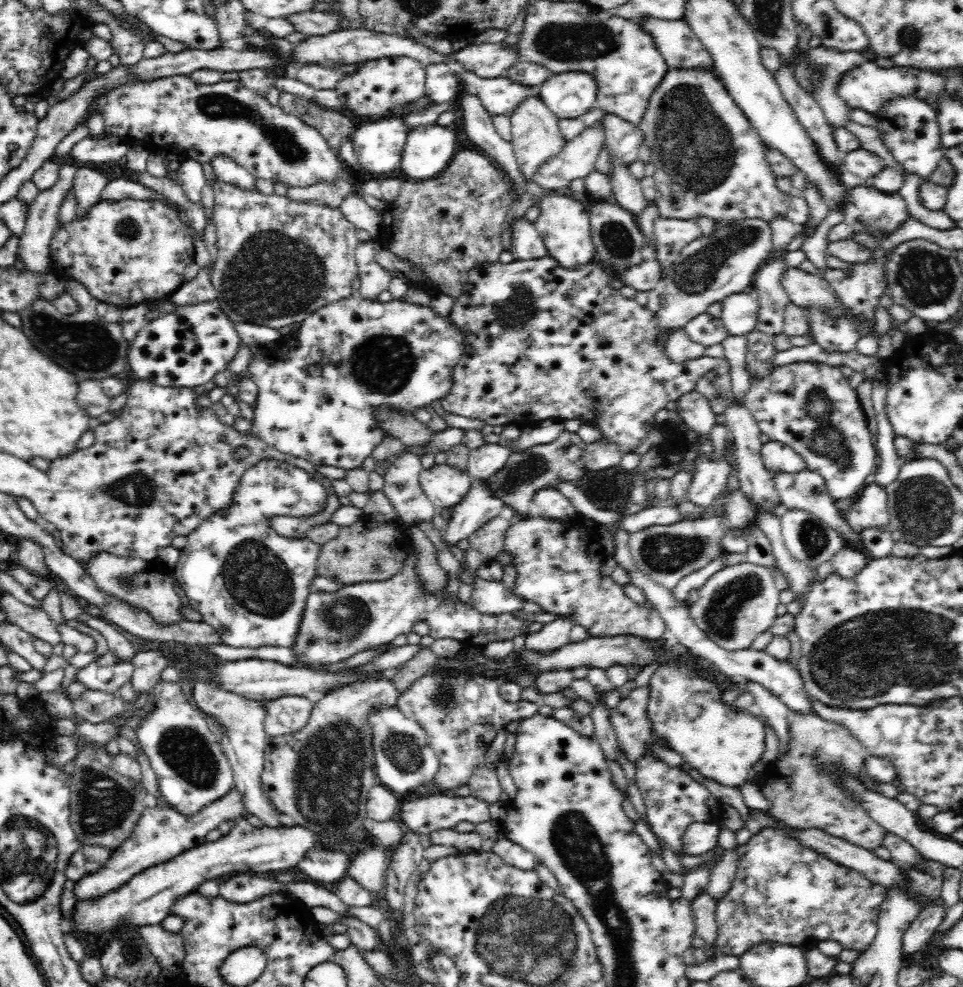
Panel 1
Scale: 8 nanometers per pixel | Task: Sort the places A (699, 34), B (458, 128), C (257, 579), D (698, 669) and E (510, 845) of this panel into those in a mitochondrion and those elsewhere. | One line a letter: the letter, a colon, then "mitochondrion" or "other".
A: other
B: other
C: mitochondrion
D: other
E: other

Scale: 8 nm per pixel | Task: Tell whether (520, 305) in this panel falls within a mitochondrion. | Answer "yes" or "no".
yes

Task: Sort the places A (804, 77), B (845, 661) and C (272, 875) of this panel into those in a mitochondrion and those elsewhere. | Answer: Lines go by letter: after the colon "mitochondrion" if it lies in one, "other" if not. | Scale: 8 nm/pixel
A: mitochondrion
B: mitochondrion
C: other

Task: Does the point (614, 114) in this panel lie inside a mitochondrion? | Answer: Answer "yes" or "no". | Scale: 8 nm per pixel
no

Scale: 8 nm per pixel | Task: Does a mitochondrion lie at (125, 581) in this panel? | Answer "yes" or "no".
yes

